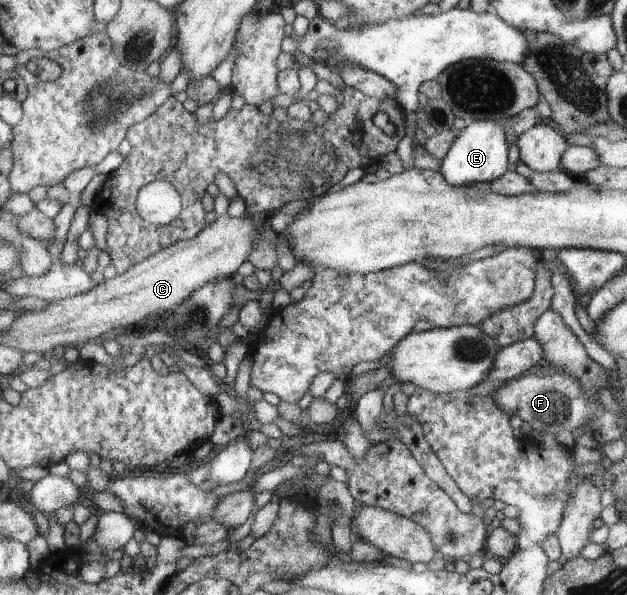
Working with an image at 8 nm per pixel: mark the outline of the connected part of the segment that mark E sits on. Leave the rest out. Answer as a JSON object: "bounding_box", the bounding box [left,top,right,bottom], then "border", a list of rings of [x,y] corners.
{"bounding_box":[441,120,510,186],"border":[[[493,120],[474,121],[459,133],[451,152],[441,161],[441,172],[451,186],[469,186],[501,178],[510,169],[510,150],[504,122]]]}

